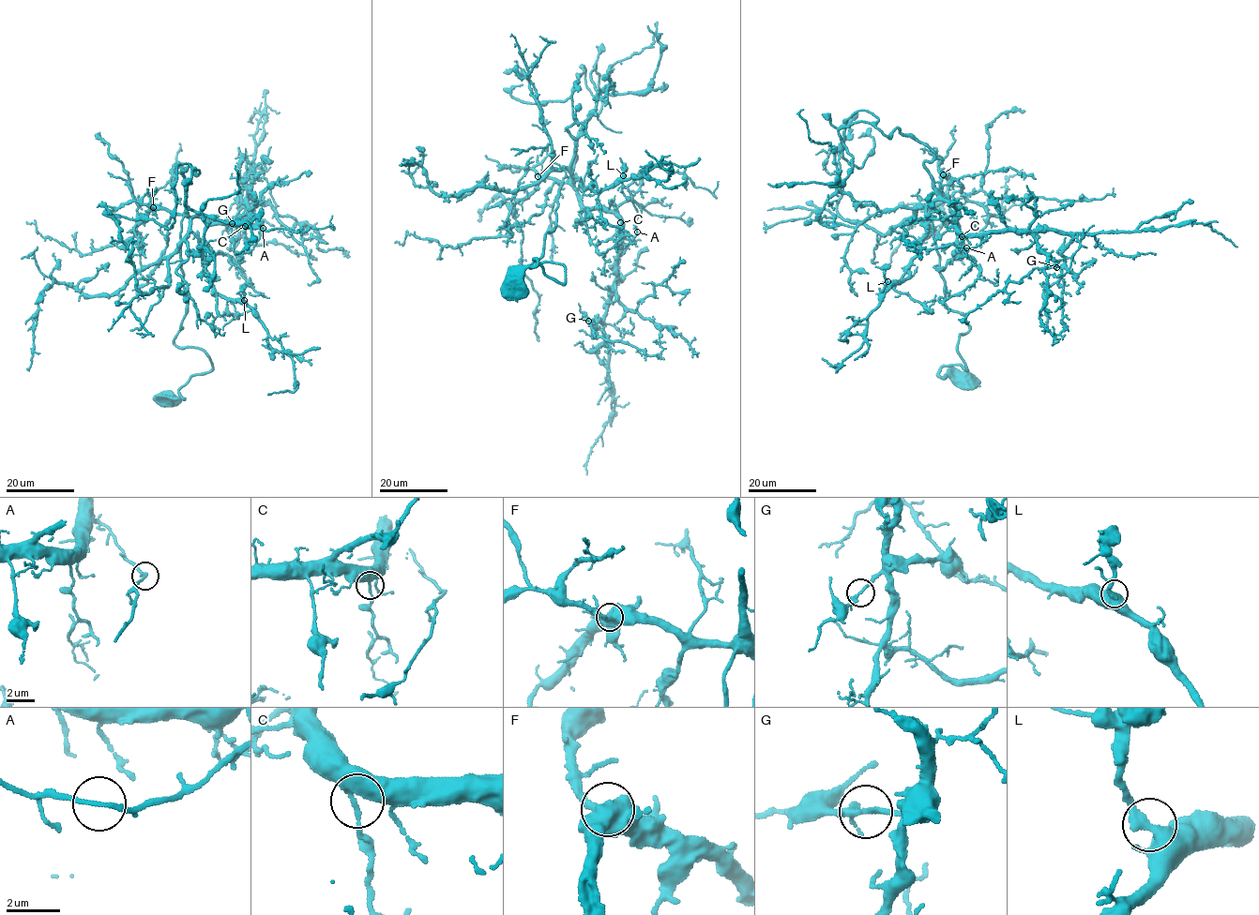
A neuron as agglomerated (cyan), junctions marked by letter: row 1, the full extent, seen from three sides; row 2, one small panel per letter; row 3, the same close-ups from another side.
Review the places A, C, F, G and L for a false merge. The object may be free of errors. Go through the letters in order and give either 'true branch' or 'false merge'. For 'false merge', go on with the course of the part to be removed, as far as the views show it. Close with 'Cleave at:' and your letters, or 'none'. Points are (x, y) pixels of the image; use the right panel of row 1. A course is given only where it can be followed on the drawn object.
A: true branch
C: true branch
F: true branch
G: true branch
L: true branch
Cleave at: none

